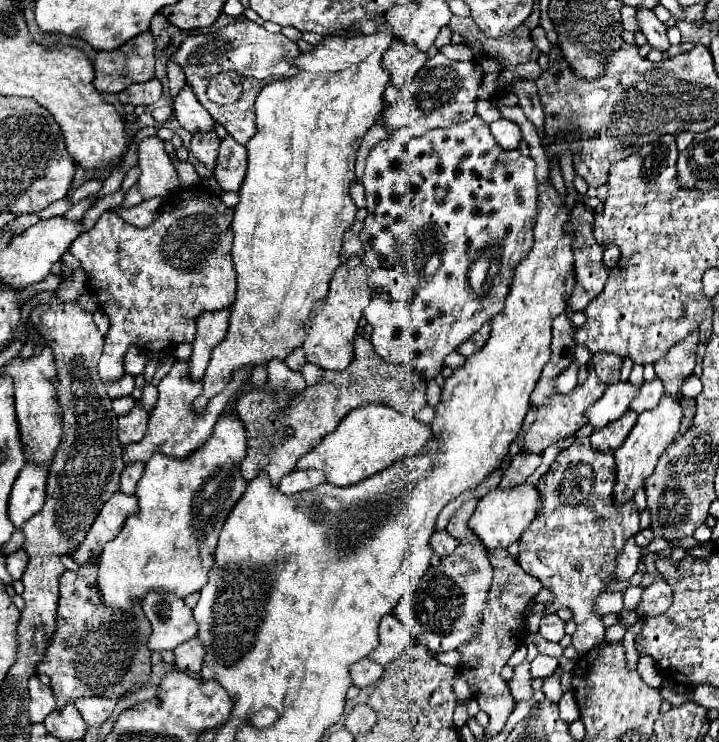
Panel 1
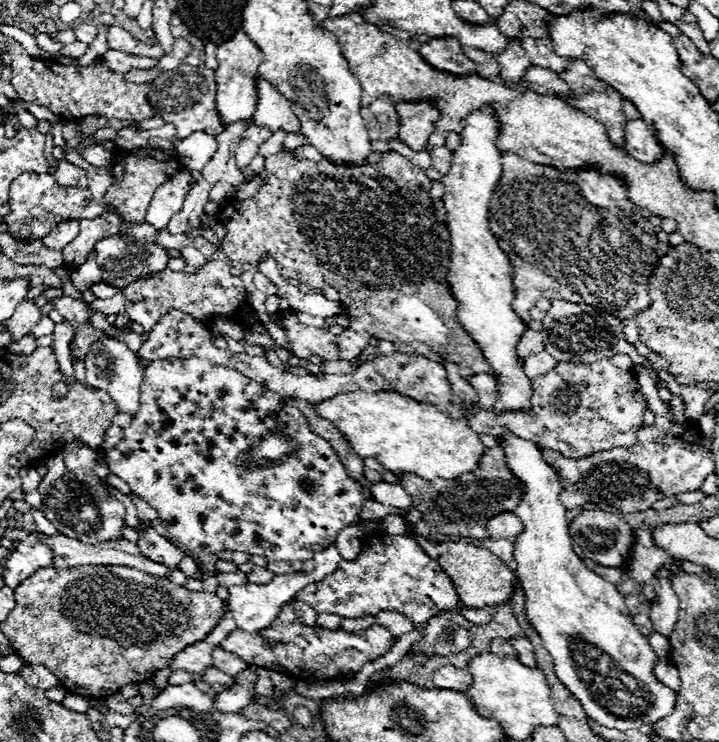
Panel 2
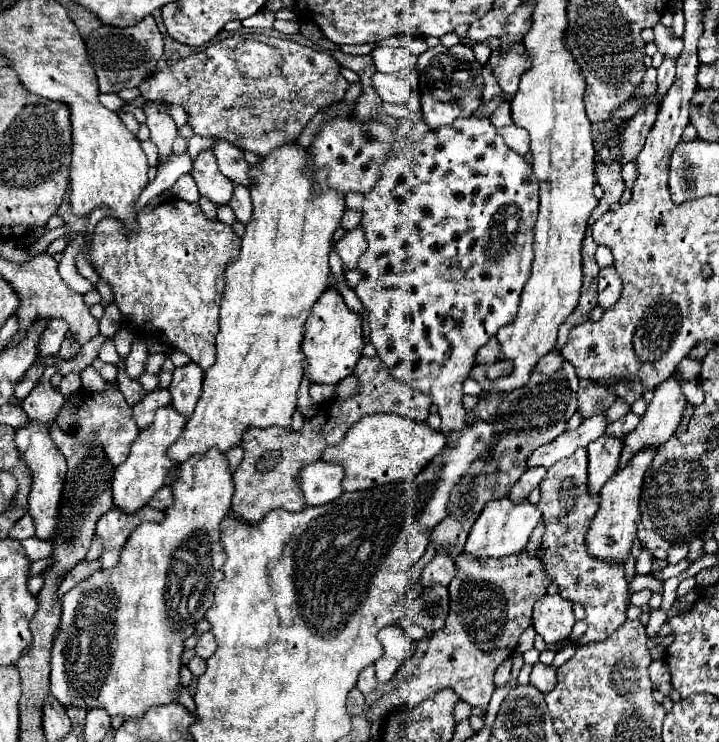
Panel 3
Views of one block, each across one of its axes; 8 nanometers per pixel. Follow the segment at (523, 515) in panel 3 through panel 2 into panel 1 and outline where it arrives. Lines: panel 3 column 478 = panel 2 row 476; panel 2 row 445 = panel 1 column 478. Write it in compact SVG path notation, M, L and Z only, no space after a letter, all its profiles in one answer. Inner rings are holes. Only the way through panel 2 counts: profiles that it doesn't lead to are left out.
M520 484L516 488L494 488L490 490L486 496L480 498L468 526L472 528L472 532L478 534L478 538L484 542L484 546L488 550L496 550L496 548L508 548L510 544L518 542L522 532L532 524L532 520L536 518L538 510L540 510L540 494L536 490L536 486L532 484Z

